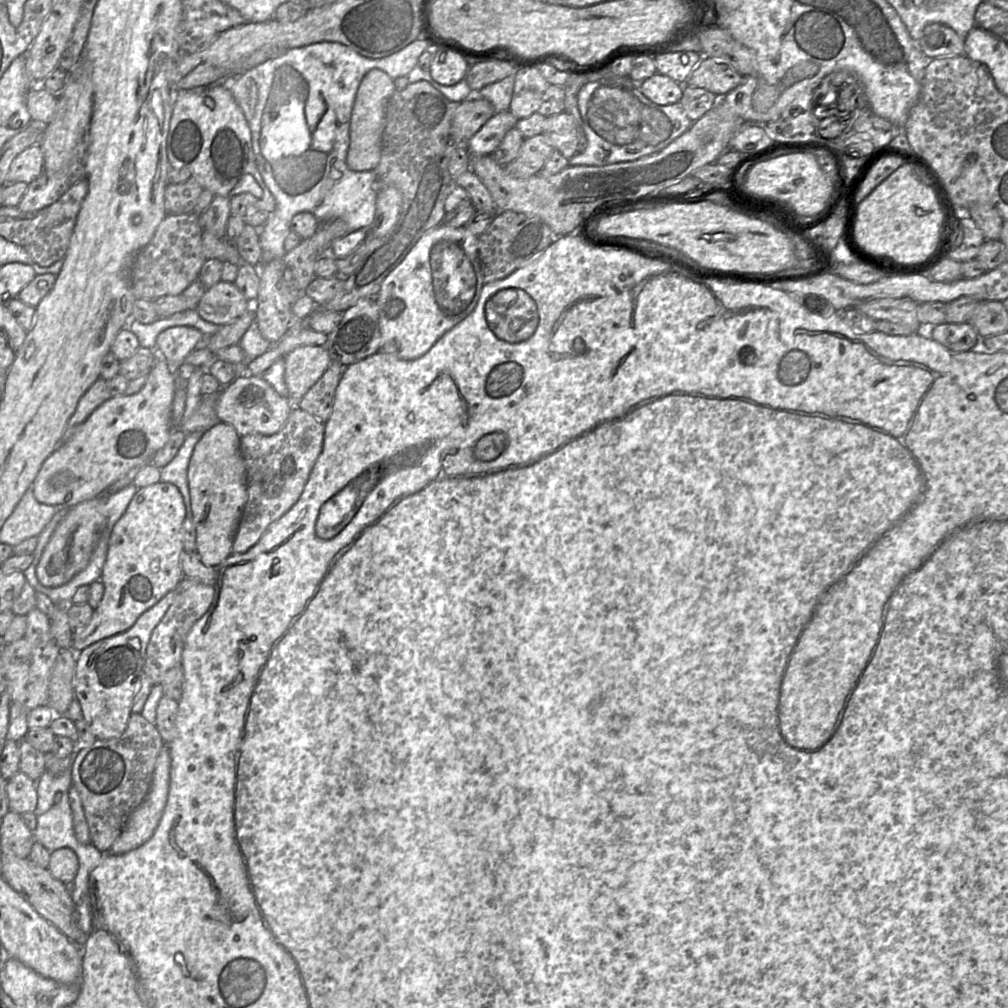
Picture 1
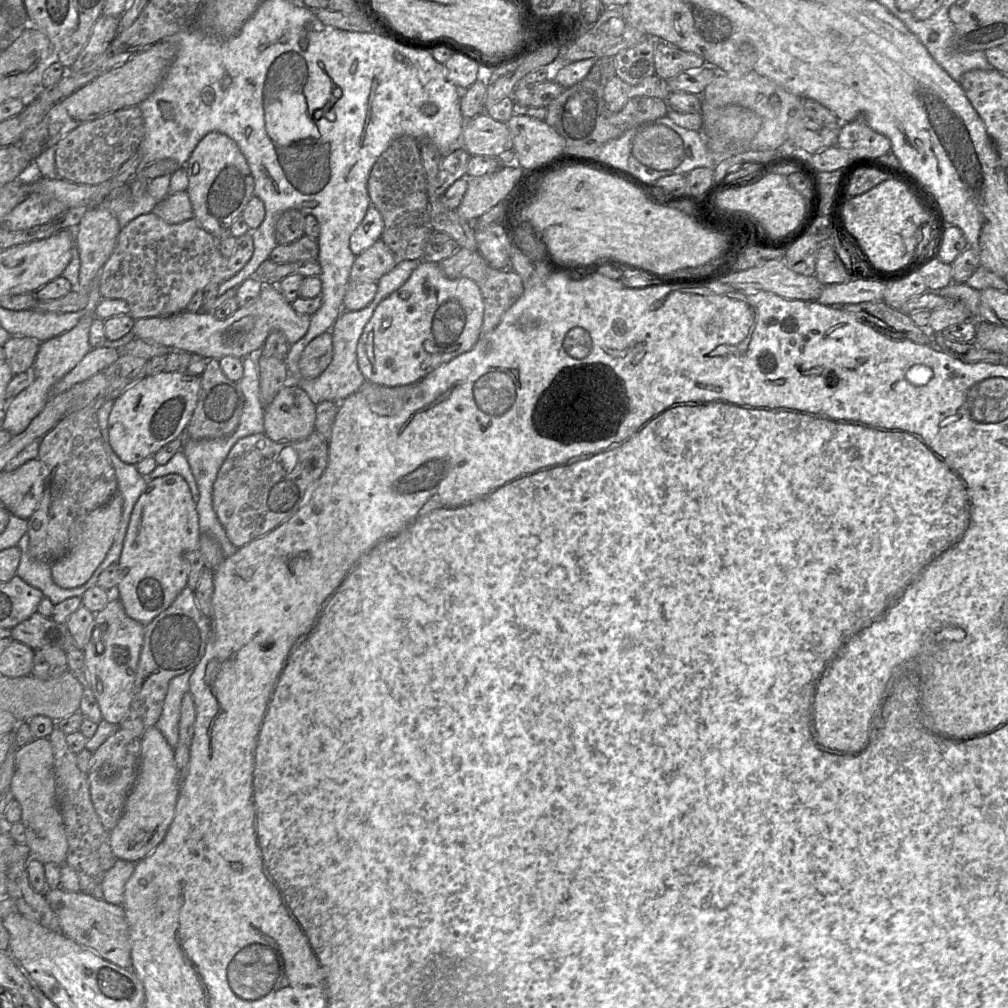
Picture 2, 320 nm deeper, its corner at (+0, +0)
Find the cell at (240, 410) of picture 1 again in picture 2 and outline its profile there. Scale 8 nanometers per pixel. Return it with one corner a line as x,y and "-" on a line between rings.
285,385
264,408
264,434
273,441
302,441
315,431
316,405
296,385

